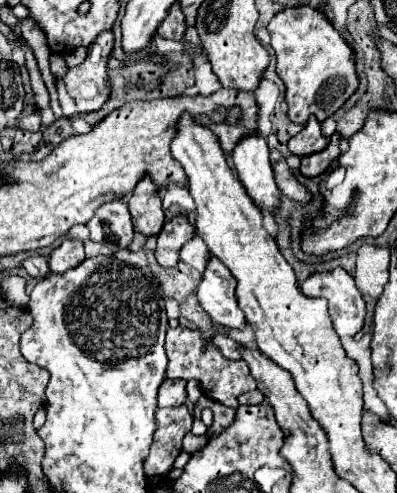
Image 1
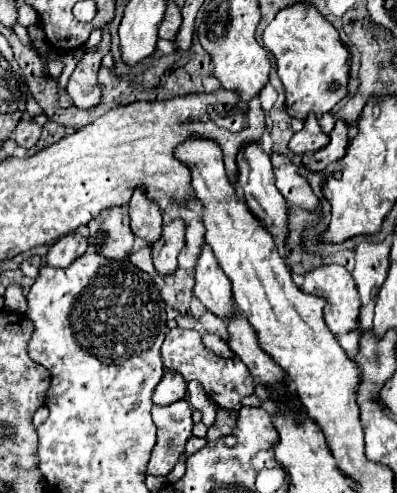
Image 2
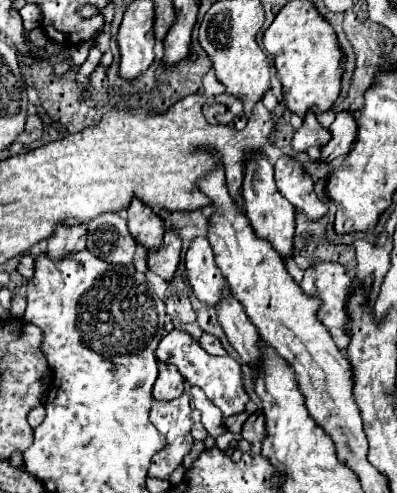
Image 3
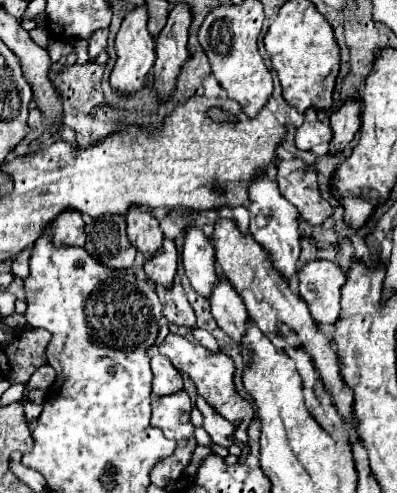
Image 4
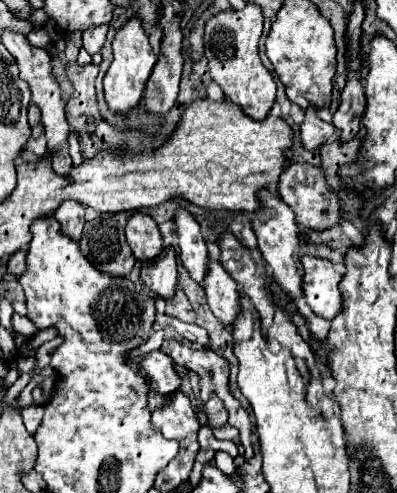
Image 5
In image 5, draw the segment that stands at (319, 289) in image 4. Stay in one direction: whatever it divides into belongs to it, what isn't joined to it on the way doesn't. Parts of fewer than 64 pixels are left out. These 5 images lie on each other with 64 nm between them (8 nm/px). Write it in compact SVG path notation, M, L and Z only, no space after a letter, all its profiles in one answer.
M302 256L302 266L302 290L308 306L314 310L314 314L332 320L342 308L342 298L338 292L338 282L342 276L334 270L332 262L324 258Z

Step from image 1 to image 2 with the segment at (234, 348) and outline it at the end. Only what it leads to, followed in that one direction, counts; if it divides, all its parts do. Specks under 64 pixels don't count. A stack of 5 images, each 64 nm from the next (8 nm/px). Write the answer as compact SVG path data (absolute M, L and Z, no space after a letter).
M204 334L204 336L202 336L202 342L204 342L204 346L206 346L208 350L212 350L212 352L218 354L218 356L226 356L226 358L232 358L232 356L234 356L234 352L228 348L226 340L222 340L220 336Z

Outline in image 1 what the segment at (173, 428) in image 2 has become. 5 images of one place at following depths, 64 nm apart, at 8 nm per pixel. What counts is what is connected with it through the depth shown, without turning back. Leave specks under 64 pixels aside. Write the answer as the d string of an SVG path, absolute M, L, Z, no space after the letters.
M186 404L182 406L172 406L172 408L158 408L156 410L156 432L154 432L154 442L148 454L148 460L144 460L144 470L146 476L164 476L172 470L174 460L182 452L182 440L184 436L192 430L192 414L188 412Z

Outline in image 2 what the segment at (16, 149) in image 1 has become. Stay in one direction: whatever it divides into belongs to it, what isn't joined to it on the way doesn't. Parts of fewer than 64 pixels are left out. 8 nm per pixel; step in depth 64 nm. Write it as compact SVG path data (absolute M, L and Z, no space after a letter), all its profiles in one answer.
M26 118L26 120L22 120L22 122L18 124L14 138L16 138L18 146L22 146L22 148L32 148L32 146L38 142L40 132L42 132L40 124L36 124L32 118Z

